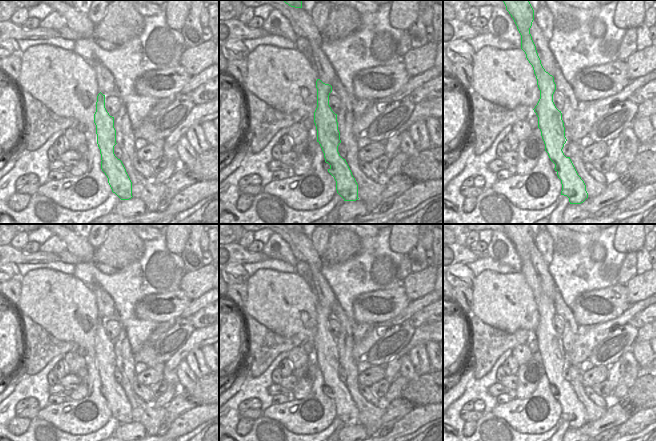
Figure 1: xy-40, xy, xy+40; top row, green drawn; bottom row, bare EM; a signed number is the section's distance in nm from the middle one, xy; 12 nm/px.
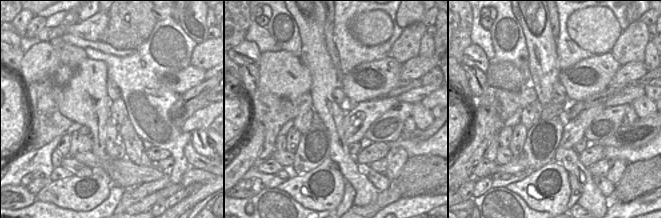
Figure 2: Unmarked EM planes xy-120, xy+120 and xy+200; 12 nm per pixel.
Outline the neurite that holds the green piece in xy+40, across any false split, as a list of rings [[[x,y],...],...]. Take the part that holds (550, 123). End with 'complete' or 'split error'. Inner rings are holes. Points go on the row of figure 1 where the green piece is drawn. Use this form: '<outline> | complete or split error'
[[[529,0],[502,1],[517,26],[521,35],[521,49],[532,65],[537,79],[540,99],[533,110],[538,117],[538,128],[545,144],[545,151],[555,164],[554,169],[561,180],[561,195],[567,196],[570,204],[581,204],[588,198],[588,193],[586,185],[578,175],[570,157],[566,157],[562,151],[567,139],[562,113],[553,102],[553,94],[556,90],[554,77],[543,68],[530,34],[534,10]]] | complete

